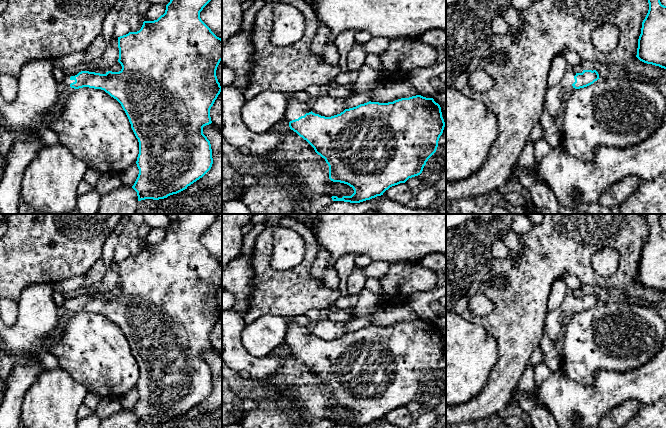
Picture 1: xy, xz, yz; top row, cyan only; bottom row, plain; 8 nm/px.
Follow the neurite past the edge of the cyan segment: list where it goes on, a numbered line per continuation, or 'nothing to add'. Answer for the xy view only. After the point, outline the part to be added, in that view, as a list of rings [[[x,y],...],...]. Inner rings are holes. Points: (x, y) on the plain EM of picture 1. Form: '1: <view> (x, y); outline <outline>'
1: xy (66, 305); outline [[[72,297],[72,298],[68,298],[68,299],[64,300],[64,303],[63,303],[62,307],[66,311],[66,313],[68,313],[69,315],[76,314],[74,312],[70,311],[70,308],[73,307],[73,306],[75,306],[75,304],[71,304],[70,301],[71,300],[75,300],[77,298],[78,297]]]

